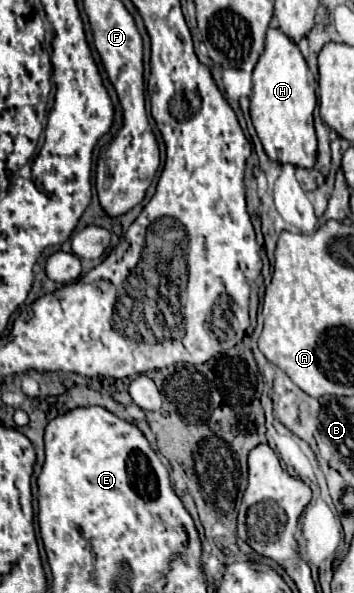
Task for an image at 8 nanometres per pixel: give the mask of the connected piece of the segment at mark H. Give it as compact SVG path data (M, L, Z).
M269 28L265 36L265 50L253 70L251 120L257 136L271 160L287 160L293 166L311 168L315 164L317 140L313 128L313 110L317 104L315 78L299 52L297 44L279 28Z

